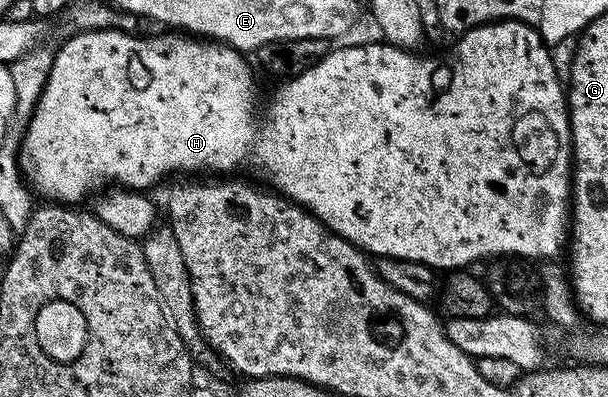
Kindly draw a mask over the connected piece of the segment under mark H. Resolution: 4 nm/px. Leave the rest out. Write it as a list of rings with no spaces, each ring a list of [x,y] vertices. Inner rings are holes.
[[[500,19],[496,23],[485,23],[471,31],[461,32],[458,48],[439,63],[434,59],[421,59],[414,55],[418,53],[413,50],[395,47],[385,41],[342,47],[339,51],[338,48],[332,49],[319,63],[312,65],[308,73],[300,73],[295,79],[287,79],[281,84],[282,88],[275,93],[274,105],[270,109],[270,123],[274,127],[257,127],[254,124],[254,111],[246,104],[245,83],[250,71],[242,60],[245,59],[243,52],[235,51],[225,43],[203,41],[182,33],[162,33],[166,35],[145,39],[139,33],[117,29],[79,30],[74,34],[78,35],[72,36],[62,48],[54,51],[52,69],[22,139],[20,166],[23,176],[37,194],[39,191],[43,195],[43,200],[59,205],[78,205],[89,191],[97,192],[107,185],[145,192],[150,189],[146,187],[156,186],[165,175],[174,175],[177,171],[234,173],[237,167],[245,165],[246,158],[254,151],[254,167],[273,190],[285,199],[299,203],[328,230],[335,231],[374,257],[404,257],[449,273],[469,268],[469,263],[478,263],[481,259],[498,261],[506,257],[502,255],[519,255],[522,259],[535,261],[557,260],[567,246],[568,232],[572,227],[572,144],[568,95],[563,80],[562,83],[558,80],[558,71],[550,56],[551,48],[531,24]]]

